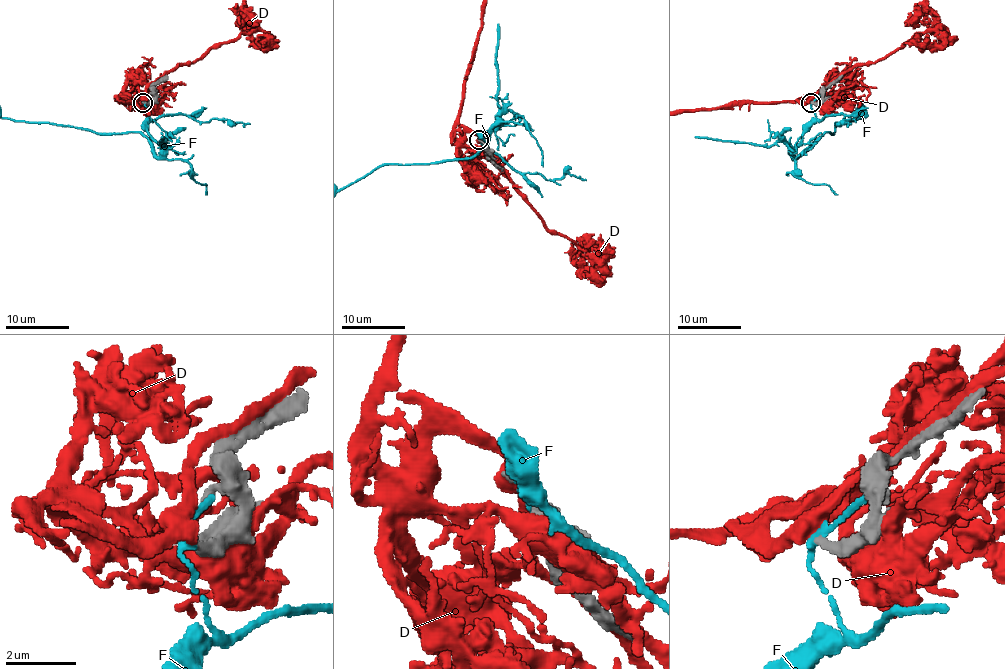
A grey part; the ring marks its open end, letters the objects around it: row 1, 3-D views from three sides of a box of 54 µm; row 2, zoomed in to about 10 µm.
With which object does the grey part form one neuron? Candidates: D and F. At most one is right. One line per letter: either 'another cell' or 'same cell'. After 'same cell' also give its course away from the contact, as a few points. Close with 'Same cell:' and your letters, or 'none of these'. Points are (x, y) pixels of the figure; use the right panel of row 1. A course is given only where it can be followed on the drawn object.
D: another cell
F: another cell
Same cell: none of these

